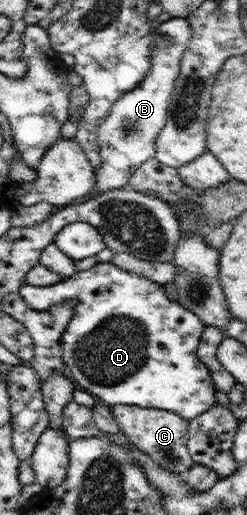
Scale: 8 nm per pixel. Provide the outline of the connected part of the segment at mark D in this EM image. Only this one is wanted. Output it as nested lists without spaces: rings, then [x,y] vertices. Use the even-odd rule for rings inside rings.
[[[96,262],[92,268],[76,271],[70,278],[56,284],[34,286],[24,283],[19,293],[35,310],[50,309],[51,306],[62,306],[68,300],[76,300],[61,340],[64,364],[75,384],[79,384],[98,402],[111,407],[124,404],[168,410],[187,421],[199,417],[217,404],[212,374],[197,355],[205,325],[178,301],[170,300],[163,285],[146,276],[126,272],[113,262]]]

